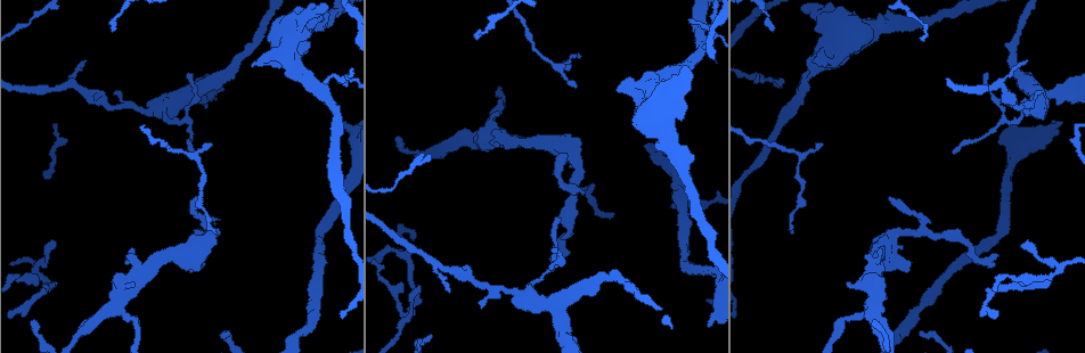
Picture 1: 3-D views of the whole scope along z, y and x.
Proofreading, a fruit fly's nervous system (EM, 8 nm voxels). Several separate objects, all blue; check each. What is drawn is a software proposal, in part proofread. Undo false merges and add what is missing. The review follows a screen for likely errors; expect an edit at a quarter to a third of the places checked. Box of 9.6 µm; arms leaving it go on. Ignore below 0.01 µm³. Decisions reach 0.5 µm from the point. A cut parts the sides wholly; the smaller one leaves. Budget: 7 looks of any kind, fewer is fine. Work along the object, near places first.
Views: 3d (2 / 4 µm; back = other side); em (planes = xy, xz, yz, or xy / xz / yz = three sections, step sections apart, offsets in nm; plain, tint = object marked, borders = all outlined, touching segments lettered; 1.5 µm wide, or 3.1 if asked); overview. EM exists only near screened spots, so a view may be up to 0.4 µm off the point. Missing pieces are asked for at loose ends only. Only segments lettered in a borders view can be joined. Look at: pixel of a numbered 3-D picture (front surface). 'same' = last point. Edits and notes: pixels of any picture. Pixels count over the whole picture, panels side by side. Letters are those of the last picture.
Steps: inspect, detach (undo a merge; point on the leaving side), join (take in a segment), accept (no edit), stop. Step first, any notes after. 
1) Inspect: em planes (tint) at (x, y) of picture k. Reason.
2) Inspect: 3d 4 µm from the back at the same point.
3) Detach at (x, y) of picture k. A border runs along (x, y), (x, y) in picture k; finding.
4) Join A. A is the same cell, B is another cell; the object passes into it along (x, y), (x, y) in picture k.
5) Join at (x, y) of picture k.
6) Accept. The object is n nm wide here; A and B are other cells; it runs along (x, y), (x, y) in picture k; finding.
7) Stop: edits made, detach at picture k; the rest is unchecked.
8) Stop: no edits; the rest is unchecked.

Inspect: 3d 4 µm at (879, 248) of picture 1. Free end.

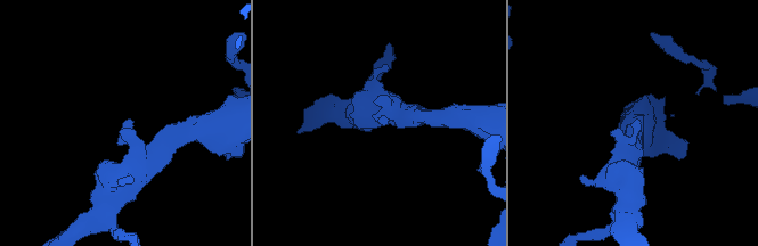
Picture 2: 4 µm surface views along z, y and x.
Inspect: em yz step 4 (tint) at (389, 121) of picture 2.

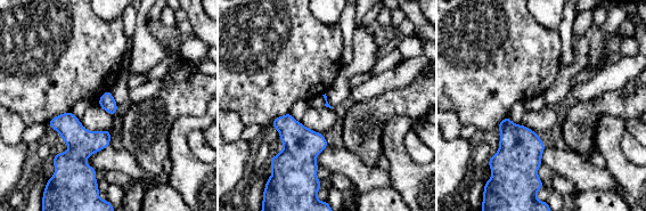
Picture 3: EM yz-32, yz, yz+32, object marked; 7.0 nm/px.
Inspect: em planes (borders) at the same point.

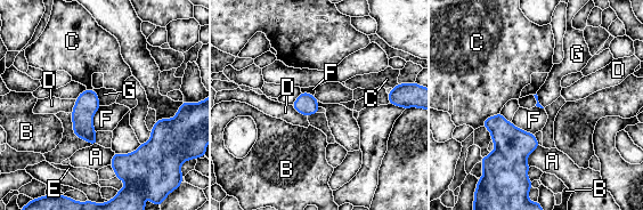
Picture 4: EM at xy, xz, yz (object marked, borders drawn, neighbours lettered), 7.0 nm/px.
Accept. A, B, C, D, E, F and G are other cells; a border runs along (94, 89), (100, 105) in picture 4; no lettered segment goes on from it.

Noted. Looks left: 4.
Inspect: em yz step 8 (borders) at (826, 65) of picture 1. Branch stops here.

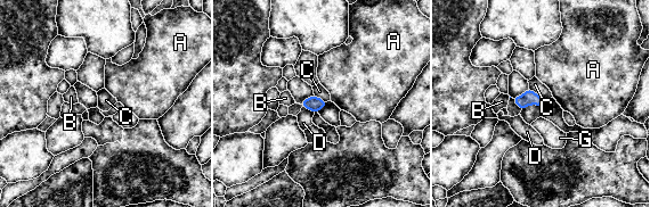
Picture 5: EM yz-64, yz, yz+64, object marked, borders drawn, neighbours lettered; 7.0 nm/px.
Accept. The longest contact is with C, 150 nm; A, B, C, D and G are other cells; a border runs along (529, 88), (545, 99) in picture 5; none of them fits.

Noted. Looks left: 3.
Inspect: 3d 4 µm at (324, 80) of picture 1.

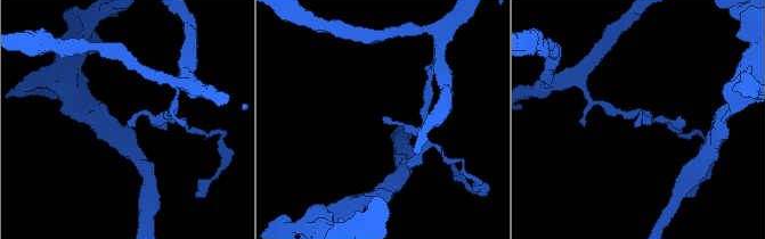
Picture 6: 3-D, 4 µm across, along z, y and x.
Inspect: em planes (borders) at (386, 116) of picture 6.

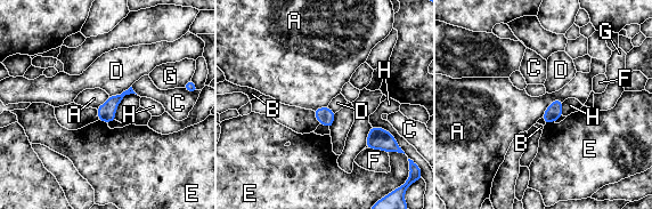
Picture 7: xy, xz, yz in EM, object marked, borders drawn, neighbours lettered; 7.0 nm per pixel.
Accept. The longest contact is with H, 220 nm; A, B, C, D, E, F, G and H are other cells; a border runs along (562, 101), (555, 99), (542, 117) in picture 7; none of them fits.

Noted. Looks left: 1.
Stop: no edits; the rest is unchecked.

